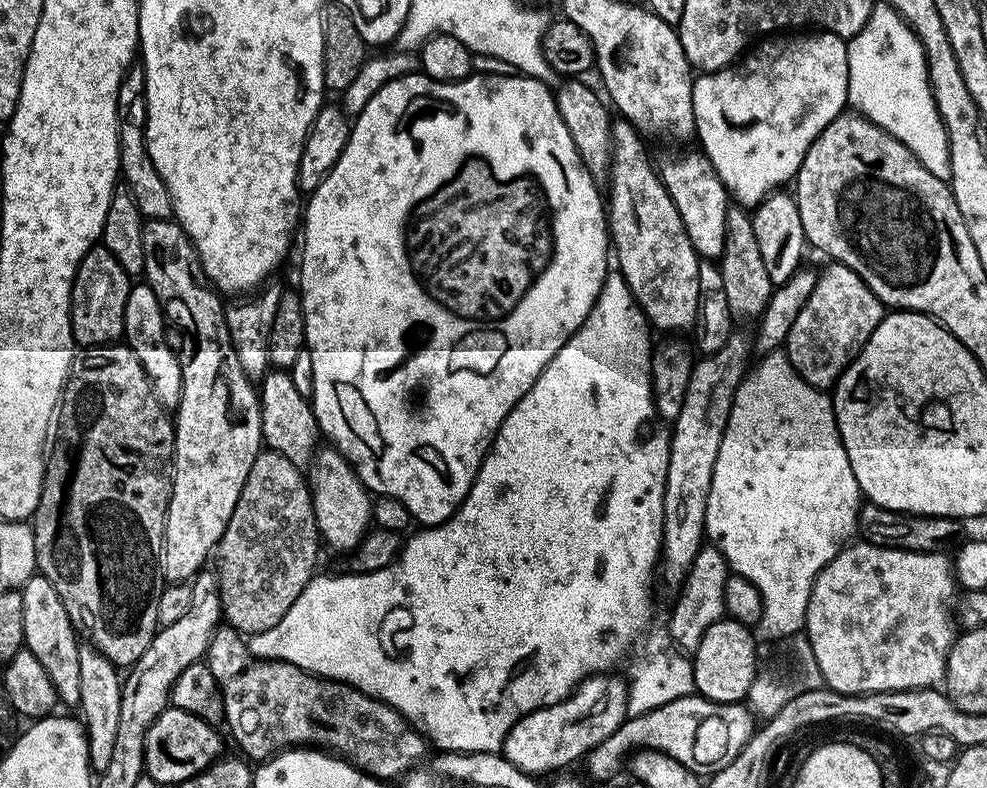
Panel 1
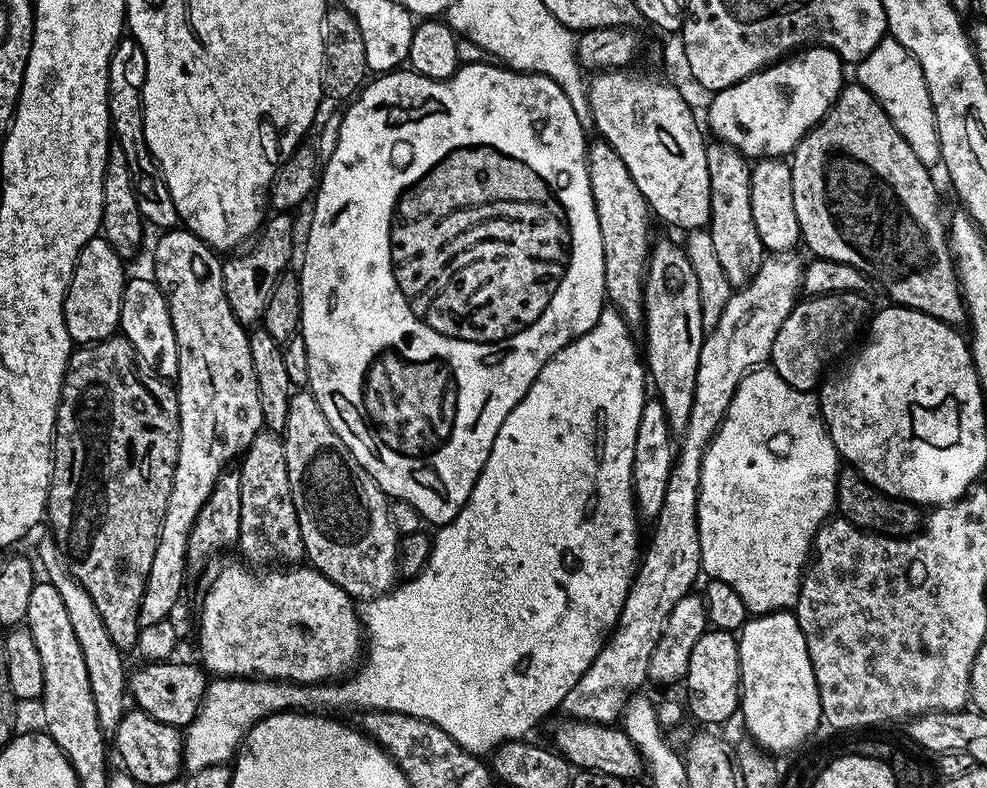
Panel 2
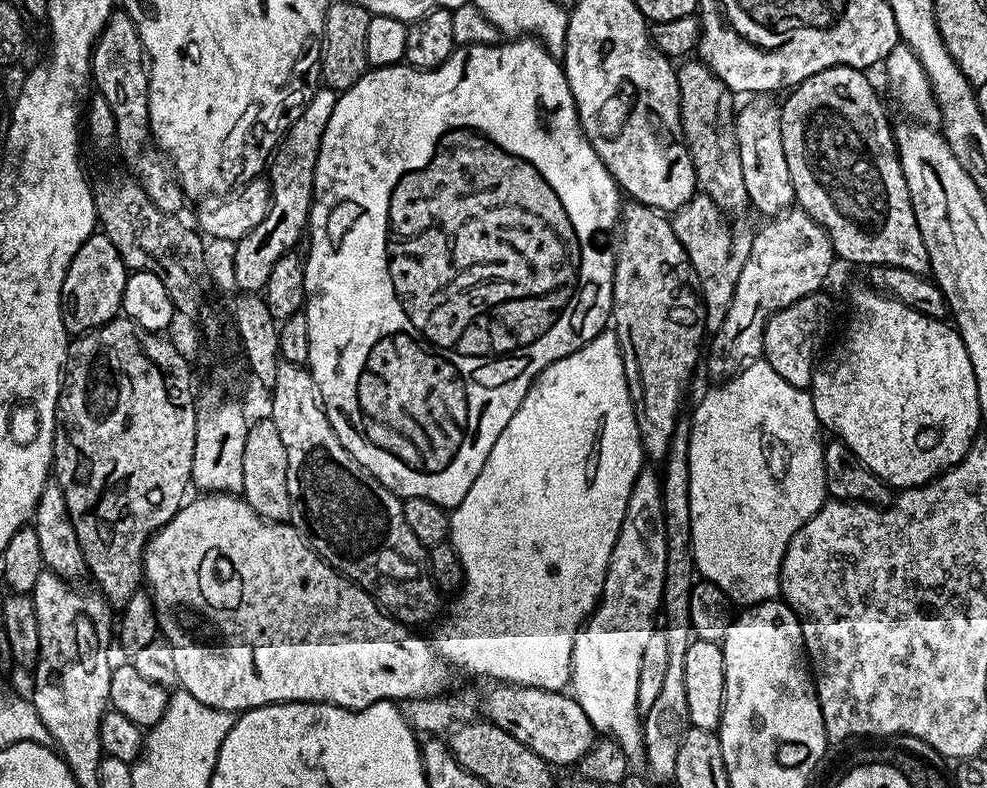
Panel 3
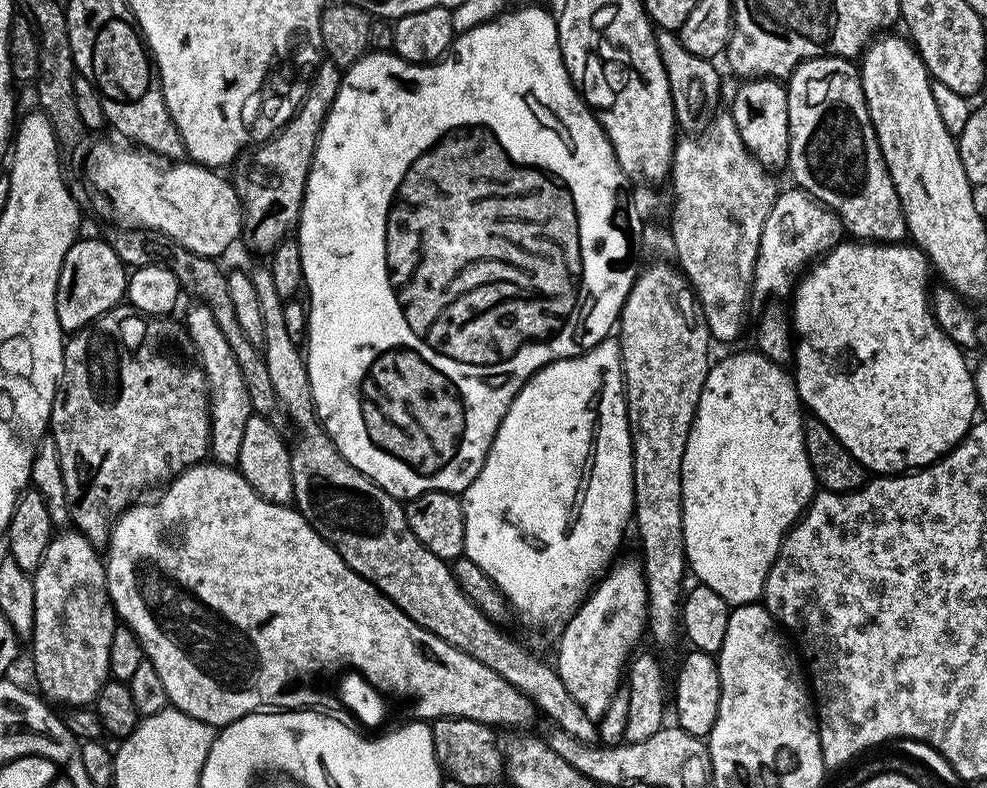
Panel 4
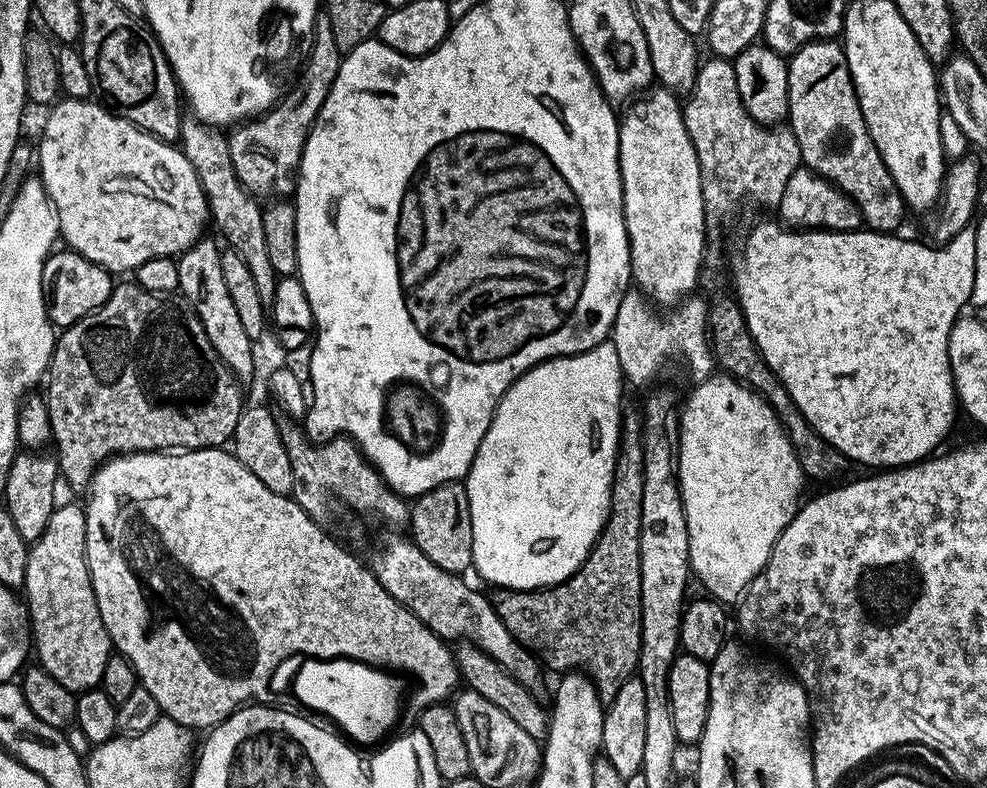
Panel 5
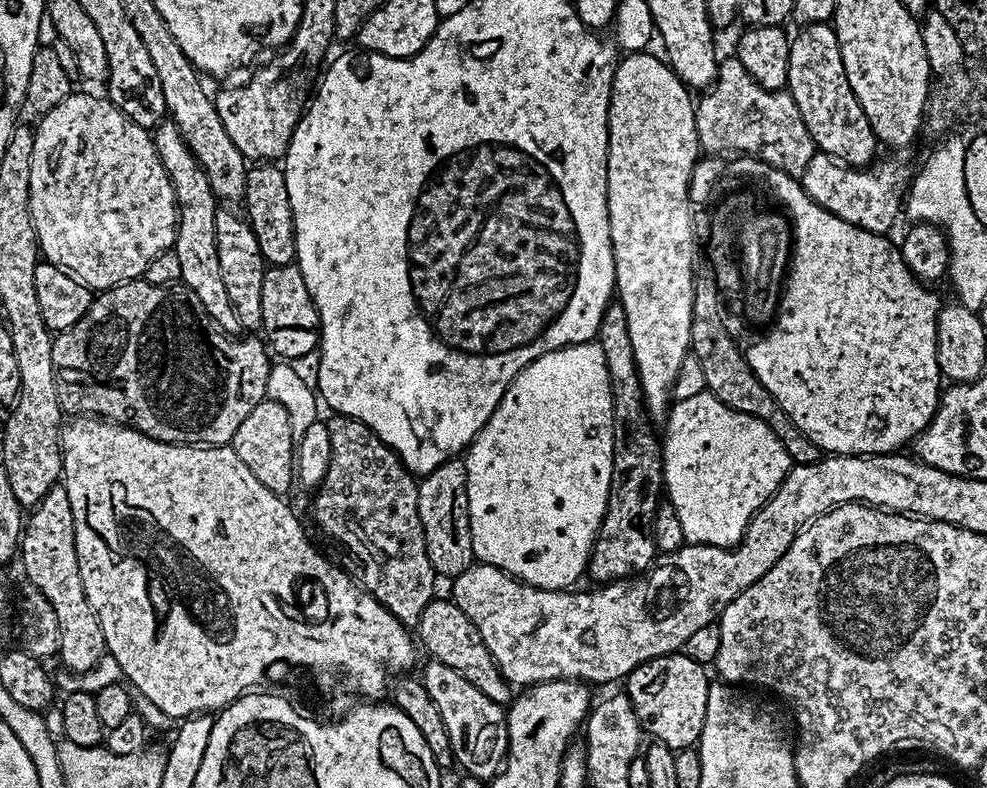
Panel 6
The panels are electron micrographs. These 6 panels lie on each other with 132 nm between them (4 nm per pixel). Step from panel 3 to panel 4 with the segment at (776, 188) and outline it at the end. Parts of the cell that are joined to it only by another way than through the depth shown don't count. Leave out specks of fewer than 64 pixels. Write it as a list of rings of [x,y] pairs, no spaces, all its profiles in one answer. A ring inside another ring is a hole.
[[[752,78],[736,92],[730,111],[752,159],[765,170],[788,168],[788,90],[776,78]]]

